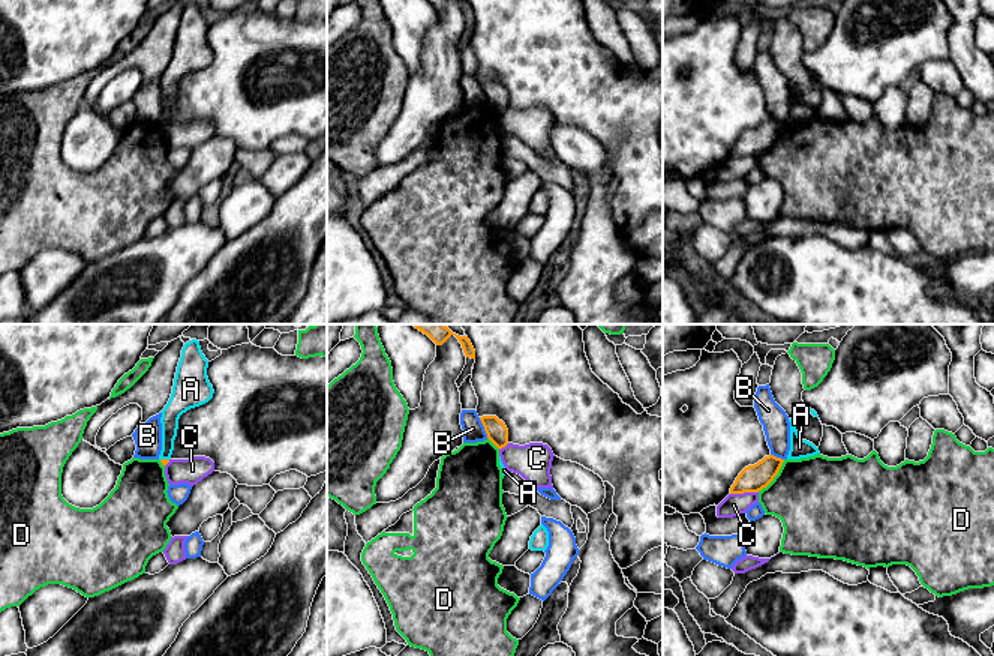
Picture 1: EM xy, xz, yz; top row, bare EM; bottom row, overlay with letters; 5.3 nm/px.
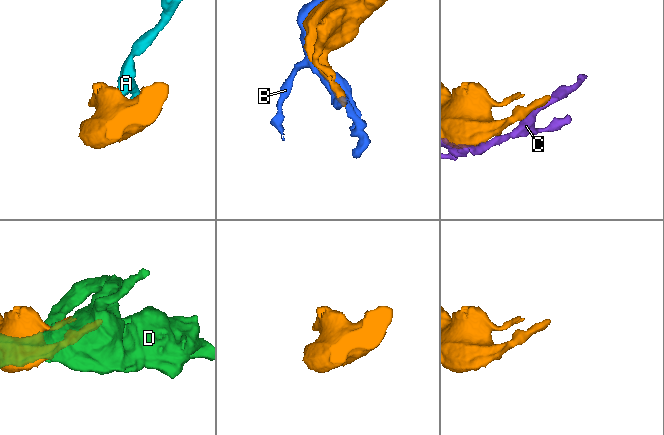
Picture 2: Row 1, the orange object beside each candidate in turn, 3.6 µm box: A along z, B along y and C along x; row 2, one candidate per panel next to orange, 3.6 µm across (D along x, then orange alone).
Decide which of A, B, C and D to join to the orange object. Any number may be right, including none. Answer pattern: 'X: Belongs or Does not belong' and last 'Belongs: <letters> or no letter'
A: Does not belong
B: Does not belong
C: Does not belong
D: Does not belong
Belongs: no letter

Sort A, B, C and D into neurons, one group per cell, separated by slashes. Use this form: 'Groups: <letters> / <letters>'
Groups: A / B / C / D

